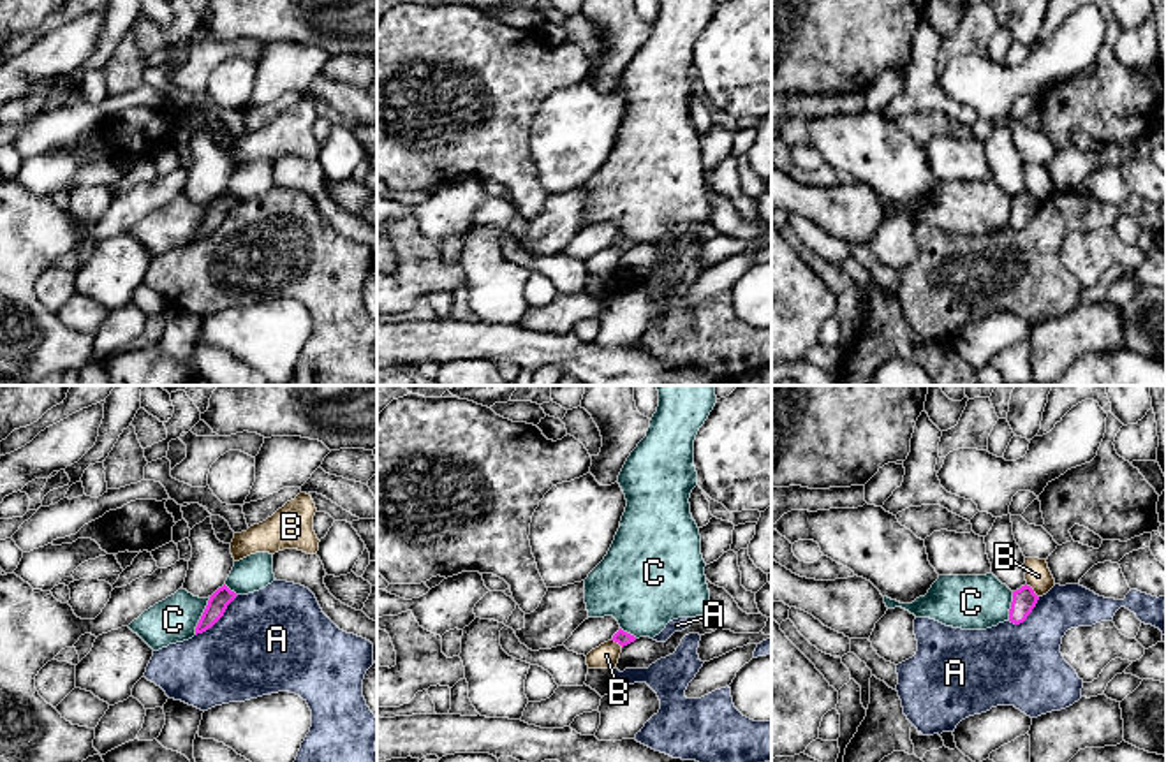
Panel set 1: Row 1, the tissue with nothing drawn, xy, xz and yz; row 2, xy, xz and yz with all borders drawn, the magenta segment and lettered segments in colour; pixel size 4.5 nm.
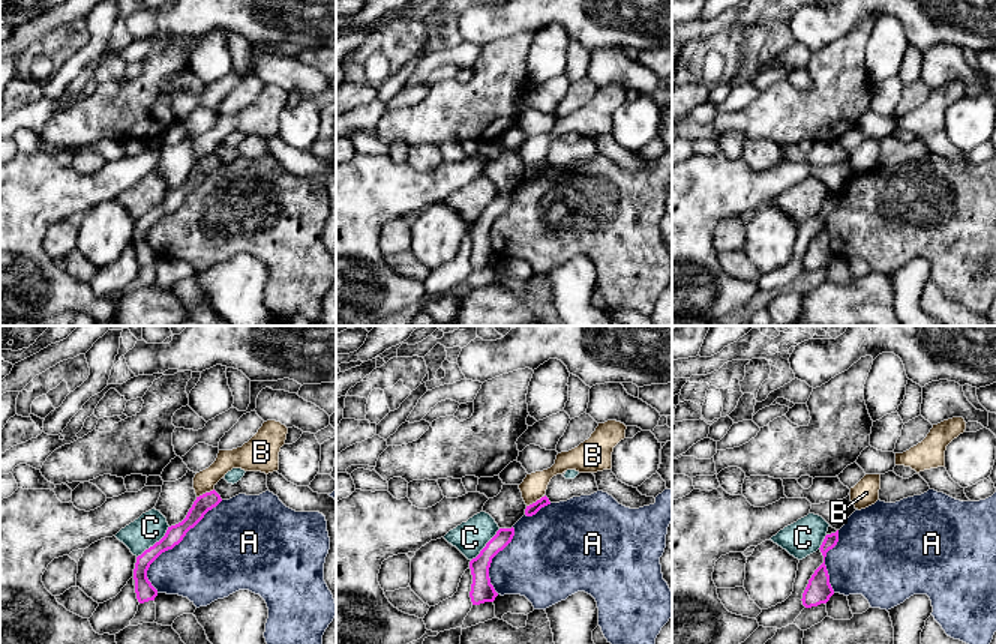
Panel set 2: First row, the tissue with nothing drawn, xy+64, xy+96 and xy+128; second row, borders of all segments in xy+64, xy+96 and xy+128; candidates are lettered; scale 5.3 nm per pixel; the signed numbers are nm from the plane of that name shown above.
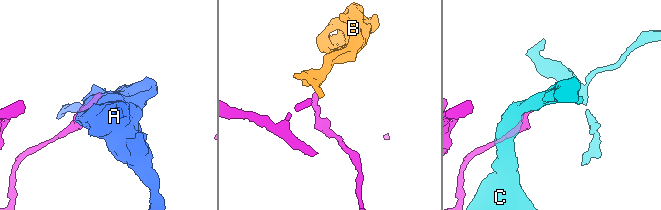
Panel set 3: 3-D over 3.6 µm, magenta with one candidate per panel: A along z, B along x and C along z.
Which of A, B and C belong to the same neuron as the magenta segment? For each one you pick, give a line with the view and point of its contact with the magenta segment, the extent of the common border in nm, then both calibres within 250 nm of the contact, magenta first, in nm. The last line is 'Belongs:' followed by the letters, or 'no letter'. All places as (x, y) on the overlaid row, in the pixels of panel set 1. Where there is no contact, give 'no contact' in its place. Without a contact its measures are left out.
Belongs: no letter

